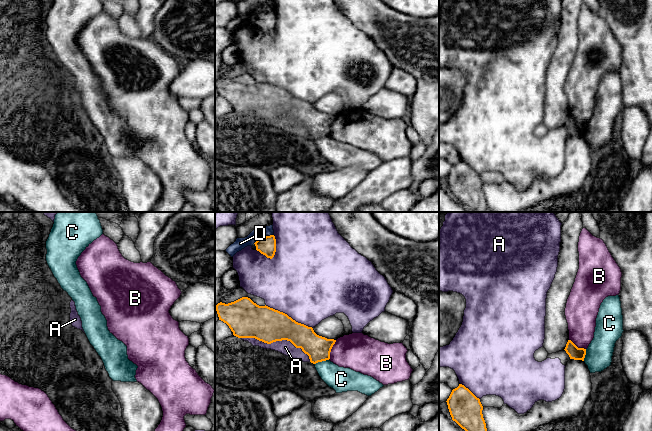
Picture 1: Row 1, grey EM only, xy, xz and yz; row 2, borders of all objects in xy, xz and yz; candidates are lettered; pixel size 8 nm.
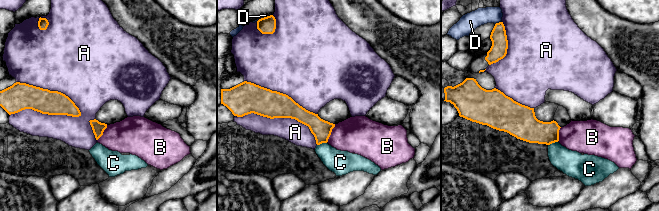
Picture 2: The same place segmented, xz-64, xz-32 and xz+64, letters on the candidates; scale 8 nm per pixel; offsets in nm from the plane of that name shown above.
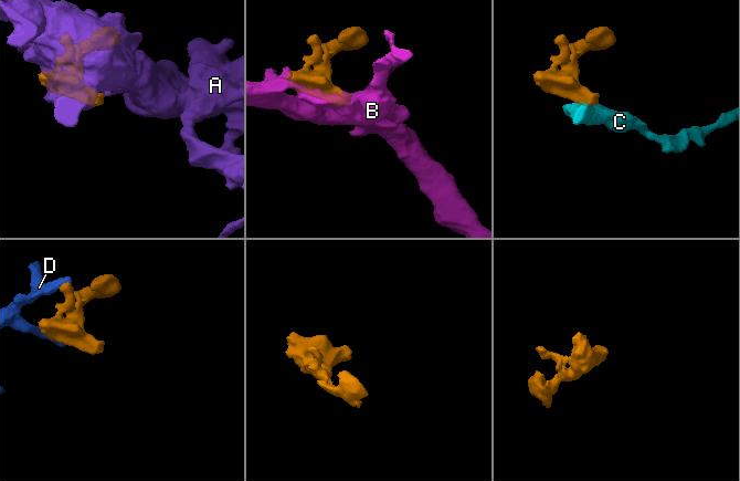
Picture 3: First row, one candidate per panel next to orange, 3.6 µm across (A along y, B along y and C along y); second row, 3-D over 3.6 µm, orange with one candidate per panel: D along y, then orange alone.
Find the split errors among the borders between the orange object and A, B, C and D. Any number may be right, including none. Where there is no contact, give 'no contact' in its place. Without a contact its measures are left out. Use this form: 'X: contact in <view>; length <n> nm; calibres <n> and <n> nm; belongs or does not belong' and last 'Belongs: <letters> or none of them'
A: contact in xz; length 600 nm; calibres 280 and 120 nm; does not belong
B: contact in xz; length 170 nm; calibres 200 and 300 nm; does not belong
C: contact in xz; length 130 nm; calibres 200 and 200 nm; does not belong
D: contact in xz; length 180 nm; calibres 140 and 90 nm; does not belong
Belongs: none of them

